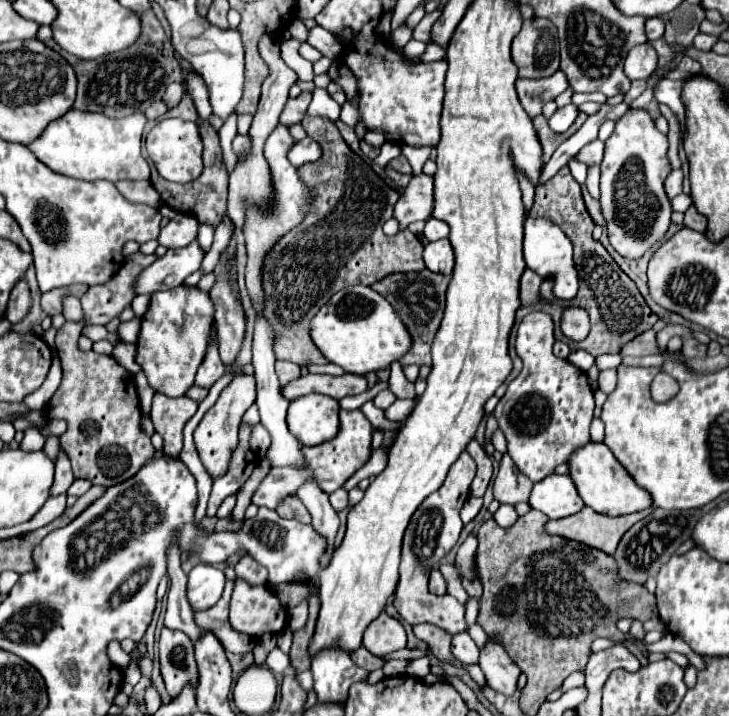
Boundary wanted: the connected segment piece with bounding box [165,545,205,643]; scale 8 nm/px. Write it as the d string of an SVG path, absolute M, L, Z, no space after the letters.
M175 545L167 553L167 575L171 579L171 589L167 595L165 627L181 629L193 643L197 643L197 637L201 637L205 629L195 625L195 611L187 599L187 575L181 571L179 555L181 551Z

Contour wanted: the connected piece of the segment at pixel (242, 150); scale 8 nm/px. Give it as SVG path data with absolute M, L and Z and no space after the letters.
M235 135L235 139L233 139L233 151L235 151L235 155L241 159L241 157L245 157L245 153L249 153L249 135Z

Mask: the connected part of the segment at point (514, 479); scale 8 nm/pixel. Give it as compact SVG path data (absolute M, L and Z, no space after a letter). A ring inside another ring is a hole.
M503 455L501 467L499 467L499 475L495 477L493 483L493 495L495 499L499 499L501 505L509 503L521 503L521 501L529 501L529 493L533 489L533 483L519 473L519 469L513 465L513 459L509 455Z

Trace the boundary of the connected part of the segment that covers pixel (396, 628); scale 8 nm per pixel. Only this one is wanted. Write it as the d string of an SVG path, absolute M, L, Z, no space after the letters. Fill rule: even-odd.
M385 611L369 623L363 635L363 647L369 649L373 655L389 655L407 647L407 633L403 625L387 615Z

